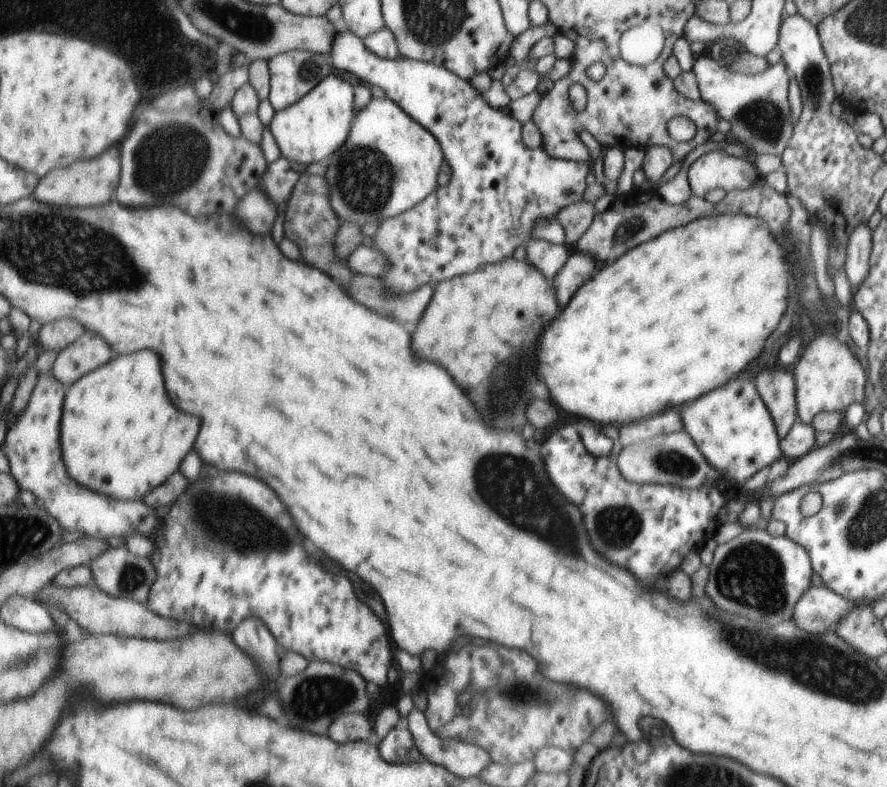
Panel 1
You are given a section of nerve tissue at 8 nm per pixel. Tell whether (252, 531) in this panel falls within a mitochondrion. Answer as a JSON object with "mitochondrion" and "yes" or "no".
{"mitochondrion":"yes"}

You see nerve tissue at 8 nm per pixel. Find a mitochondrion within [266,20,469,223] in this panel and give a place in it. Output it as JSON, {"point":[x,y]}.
{"point":[364,178]}

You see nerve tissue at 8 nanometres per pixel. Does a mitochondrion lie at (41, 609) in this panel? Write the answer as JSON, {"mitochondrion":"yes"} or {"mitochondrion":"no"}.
{"mitochondrion":"no"}

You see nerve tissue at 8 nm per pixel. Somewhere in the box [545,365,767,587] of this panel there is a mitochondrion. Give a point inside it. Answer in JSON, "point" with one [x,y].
{"point":[626,521]}

